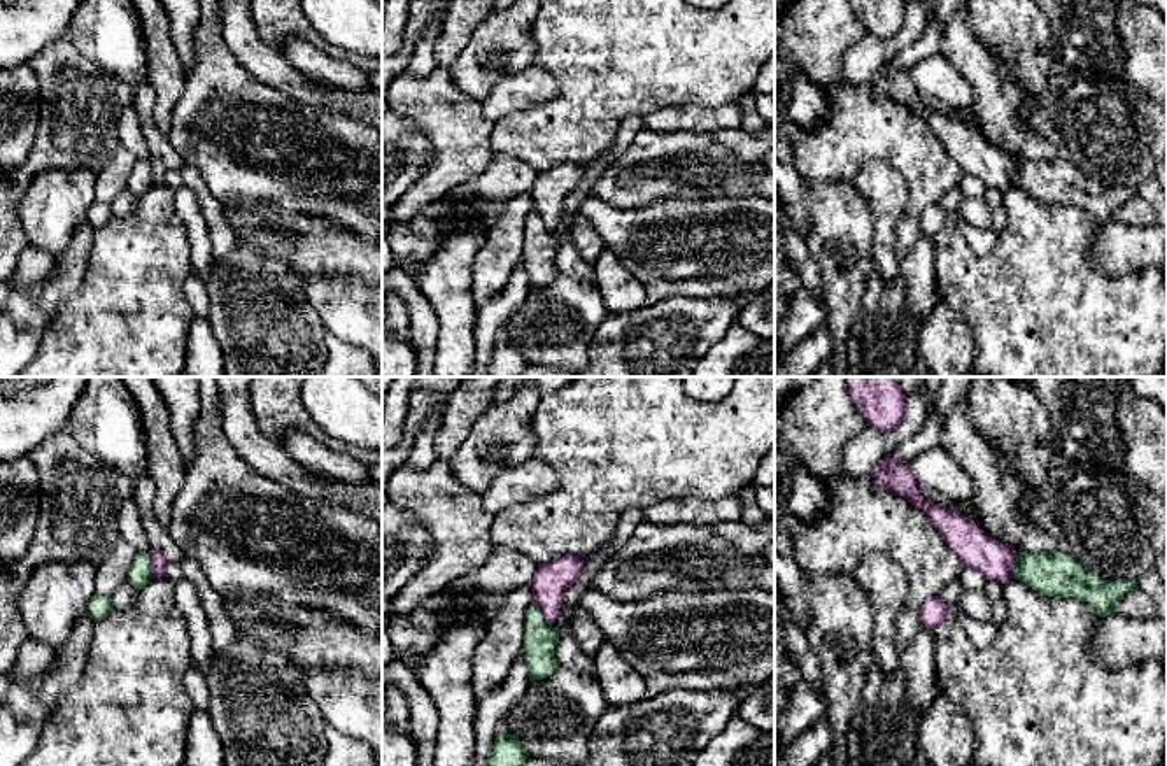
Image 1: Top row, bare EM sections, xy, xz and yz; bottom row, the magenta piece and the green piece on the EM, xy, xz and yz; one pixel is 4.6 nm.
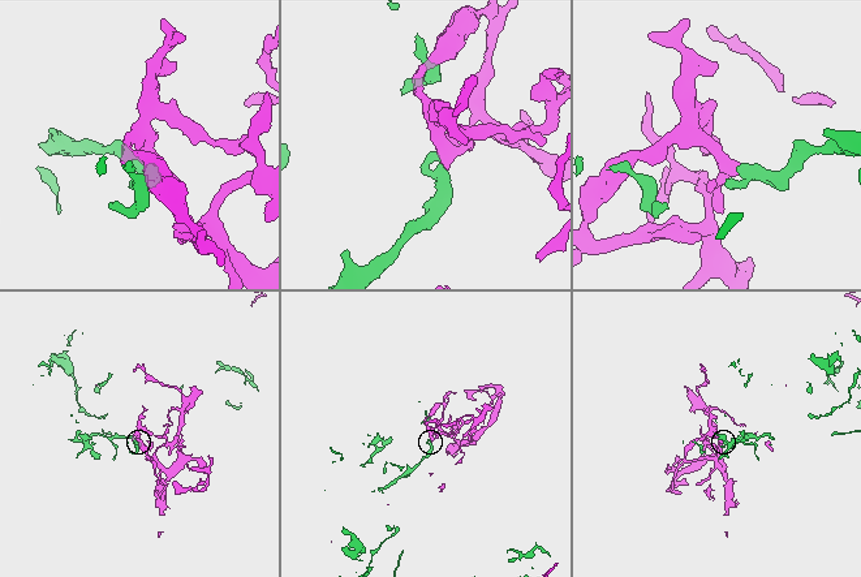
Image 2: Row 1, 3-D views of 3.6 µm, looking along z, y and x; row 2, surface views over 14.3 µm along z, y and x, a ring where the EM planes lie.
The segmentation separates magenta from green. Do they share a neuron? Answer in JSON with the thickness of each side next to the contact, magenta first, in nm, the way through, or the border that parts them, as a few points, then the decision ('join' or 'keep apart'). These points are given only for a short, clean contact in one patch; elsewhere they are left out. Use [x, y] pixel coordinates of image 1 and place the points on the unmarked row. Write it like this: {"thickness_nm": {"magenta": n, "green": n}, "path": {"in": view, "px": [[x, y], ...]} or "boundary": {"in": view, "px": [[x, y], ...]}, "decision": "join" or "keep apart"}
{"thickness_nm": {"magenta": 80, "green": 110}, "boundary": {"in": "xy", "px": [[148, 160], [153, 184]]}, "decision": "keep apart"}

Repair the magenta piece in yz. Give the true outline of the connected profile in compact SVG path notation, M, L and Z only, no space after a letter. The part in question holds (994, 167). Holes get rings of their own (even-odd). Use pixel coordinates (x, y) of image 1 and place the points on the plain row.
M887 61L876 72L871 84L881 96L895 100L920 116L939 137L962 174L974 175L987 188L997 188L1001 191L1013 186L1016 158L988 144L960 119L930 112L920 100L920 91L911 72L901 70L892 61Z

